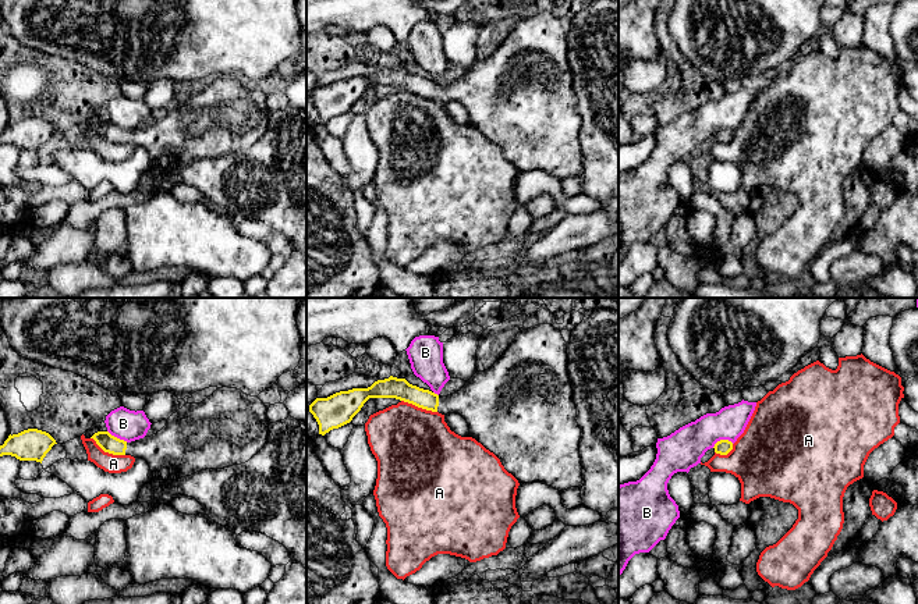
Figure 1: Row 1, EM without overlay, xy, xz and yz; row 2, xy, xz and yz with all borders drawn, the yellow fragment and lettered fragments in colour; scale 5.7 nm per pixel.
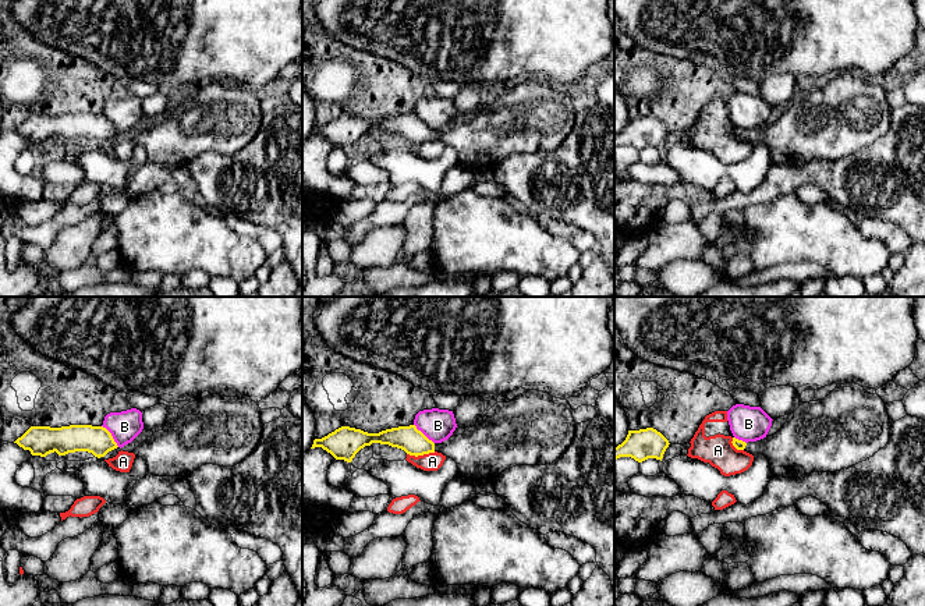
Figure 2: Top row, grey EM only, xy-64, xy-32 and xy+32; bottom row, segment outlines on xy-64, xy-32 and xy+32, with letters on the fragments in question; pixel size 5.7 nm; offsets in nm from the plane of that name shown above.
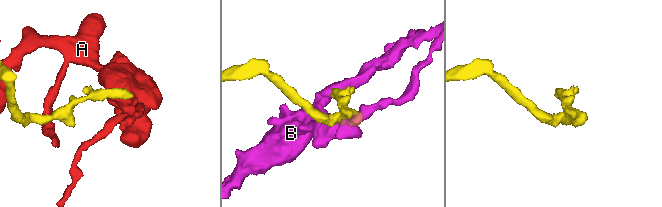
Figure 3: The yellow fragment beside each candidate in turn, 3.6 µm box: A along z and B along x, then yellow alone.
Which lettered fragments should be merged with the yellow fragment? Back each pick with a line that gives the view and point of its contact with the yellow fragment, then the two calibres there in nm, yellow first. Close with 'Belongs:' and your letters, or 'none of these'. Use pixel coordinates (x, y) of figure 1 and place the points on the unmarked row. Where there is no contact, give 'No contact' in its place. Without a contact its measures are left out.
Belongs: none of these

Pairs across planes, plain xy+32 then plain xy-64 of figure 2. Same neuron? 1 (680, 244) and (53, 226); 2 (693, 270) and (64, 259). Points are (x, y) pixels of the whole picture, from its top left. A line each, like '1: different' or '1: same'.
1: different
2: different

